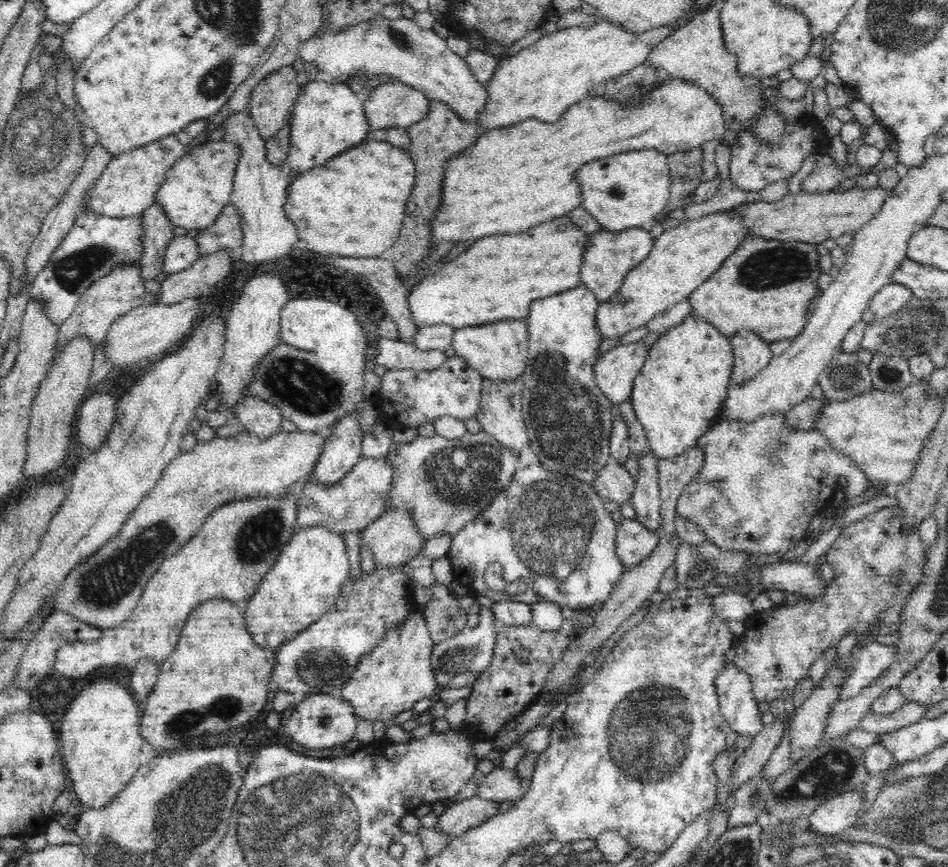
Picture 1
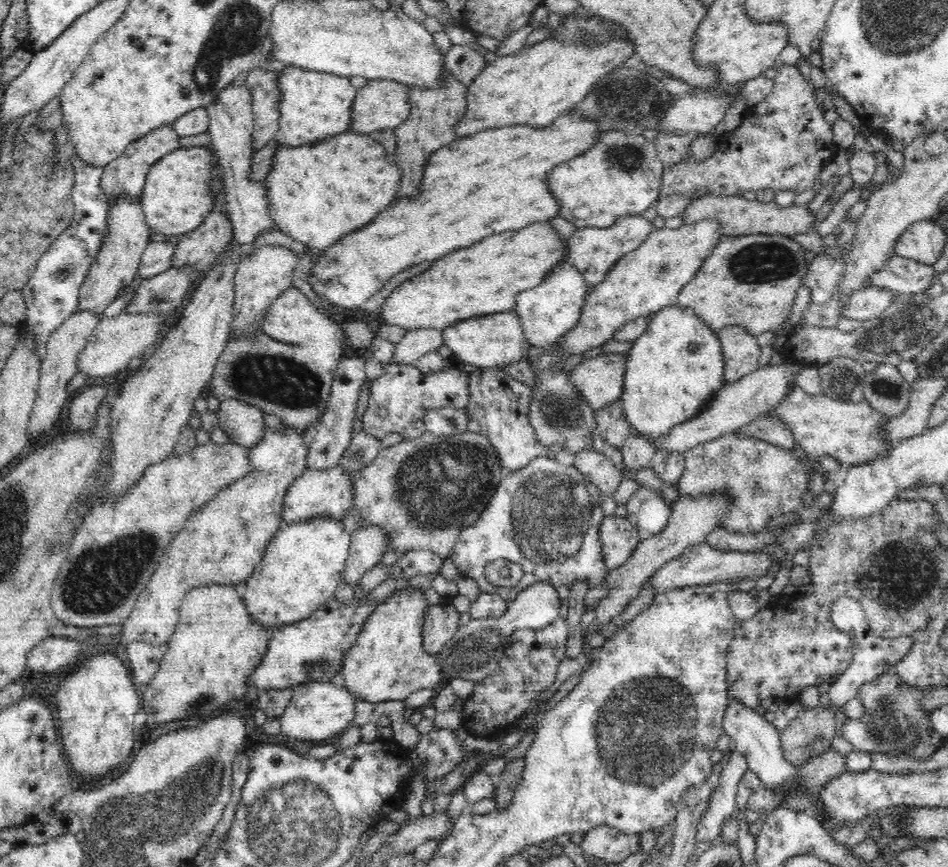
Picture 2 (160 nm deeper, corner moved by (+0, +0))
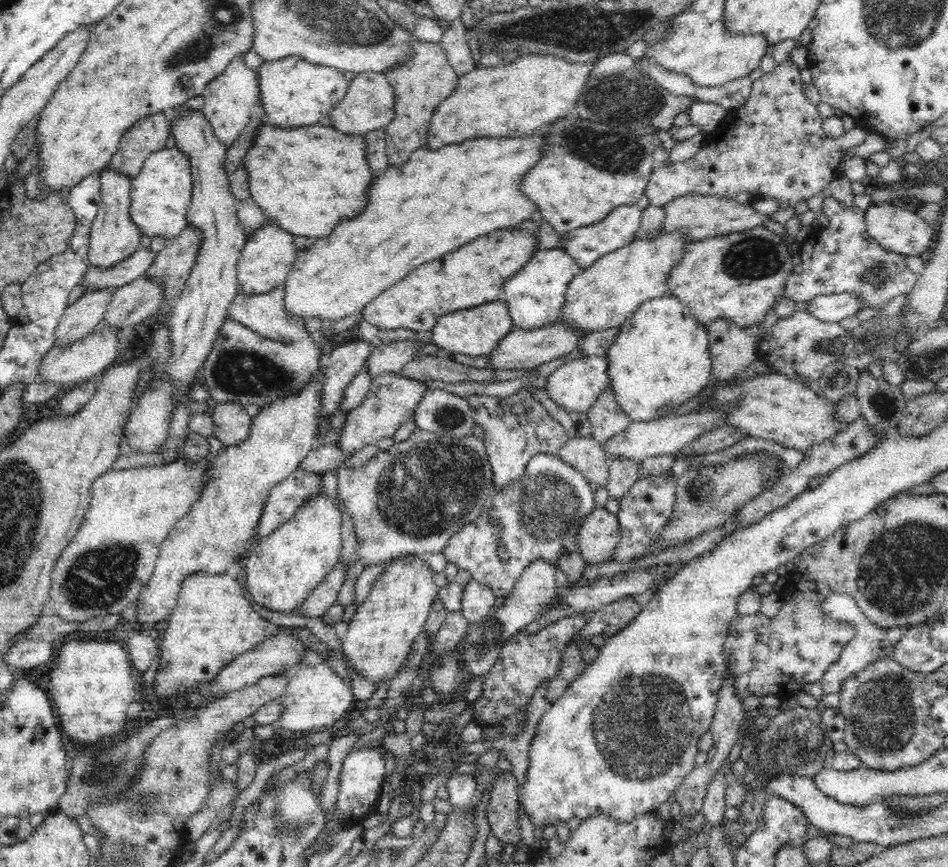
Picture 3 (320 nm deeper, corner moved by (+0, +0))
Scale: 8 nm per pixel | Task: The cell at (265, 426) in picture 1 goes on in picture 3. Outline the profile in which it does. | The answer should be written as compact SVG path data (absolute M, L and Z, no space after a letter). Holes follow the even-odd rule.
M217 403L210 412L213 418L213 435L224 446L239 445L248 436L252 418L243 405Z

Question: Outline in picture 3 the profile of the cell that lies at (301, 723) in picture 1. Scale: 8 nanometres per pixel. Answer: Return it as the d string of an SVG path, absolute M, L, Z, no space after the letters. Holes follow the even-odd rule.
M318 659L315 663L300 664L289 677L286 692L282 696L283 711L281 717L269 725L257 725L253 728L255 741L276 738L281 730L288 733L318 732L340 720L344 712L352 706L353 697L350 684L336 673L326 660Z

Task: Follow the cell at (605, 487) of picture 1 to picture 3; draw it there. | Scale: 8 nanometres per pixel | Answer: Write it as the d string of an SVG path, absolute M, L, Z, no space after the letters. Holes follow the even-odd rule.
M593 437L569 438L559 450L559 456L566 464L574 467L593 486L604 488L610 478L609 459L601 442Z

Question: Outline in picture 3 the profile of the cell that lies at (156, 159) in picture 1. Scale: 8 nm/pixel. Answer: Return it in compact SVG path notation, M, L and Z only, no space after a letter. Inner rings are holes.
M166 112L149 114L130 126L122 136L108 167L128 175L130 180L136 178L148 155L166 148L166 142L172 138L168 118Z

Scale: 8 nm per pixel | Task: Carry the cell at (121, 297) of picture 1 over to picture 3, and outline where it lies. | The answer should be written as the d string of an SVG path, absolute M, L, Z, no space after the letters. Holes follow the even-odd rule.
M104 167L99 173L101 203L90 231L88 262L90 266L96 266L97 268L114 268L116 264L120 264L121 260L132 256L138 250L140 238L143 234L140 228L132 222L129 213L132 188L130 177L118 173L110 167Z

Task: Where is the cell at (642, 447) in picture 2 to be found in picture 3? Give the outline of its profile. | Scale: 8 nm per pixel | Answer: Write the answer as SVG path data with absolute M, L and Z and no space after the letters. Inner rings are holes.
M612 458L609 460L610 478L605 488L611 498L622 499L629 489L640 479L640 462L629 458Z

